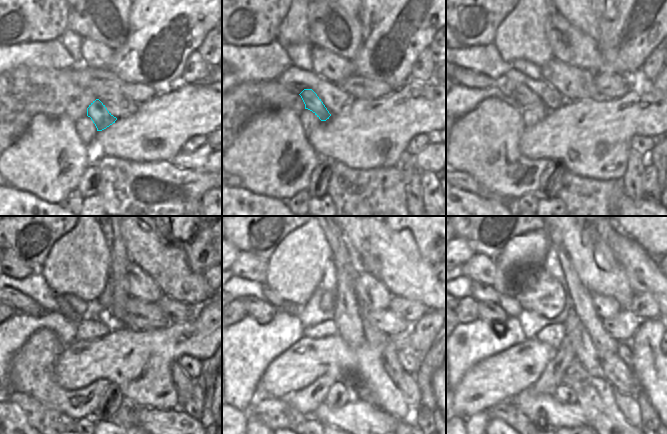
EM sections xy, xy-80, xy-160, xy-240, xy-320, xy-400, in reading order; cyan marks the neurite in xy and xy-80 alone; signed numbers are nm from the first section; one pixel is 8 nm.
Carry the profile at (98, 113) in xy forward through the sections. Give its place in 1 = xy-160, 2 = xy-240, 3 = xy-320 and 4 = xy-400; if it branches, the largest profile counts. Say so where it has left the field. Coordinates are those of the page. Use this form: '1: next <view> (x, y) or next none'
1: next xy-160 (521, 94)
2: next xy-240 (65, 309)
3: next xy-320 (270, 295)
4: next xy-400 (480, 292)

